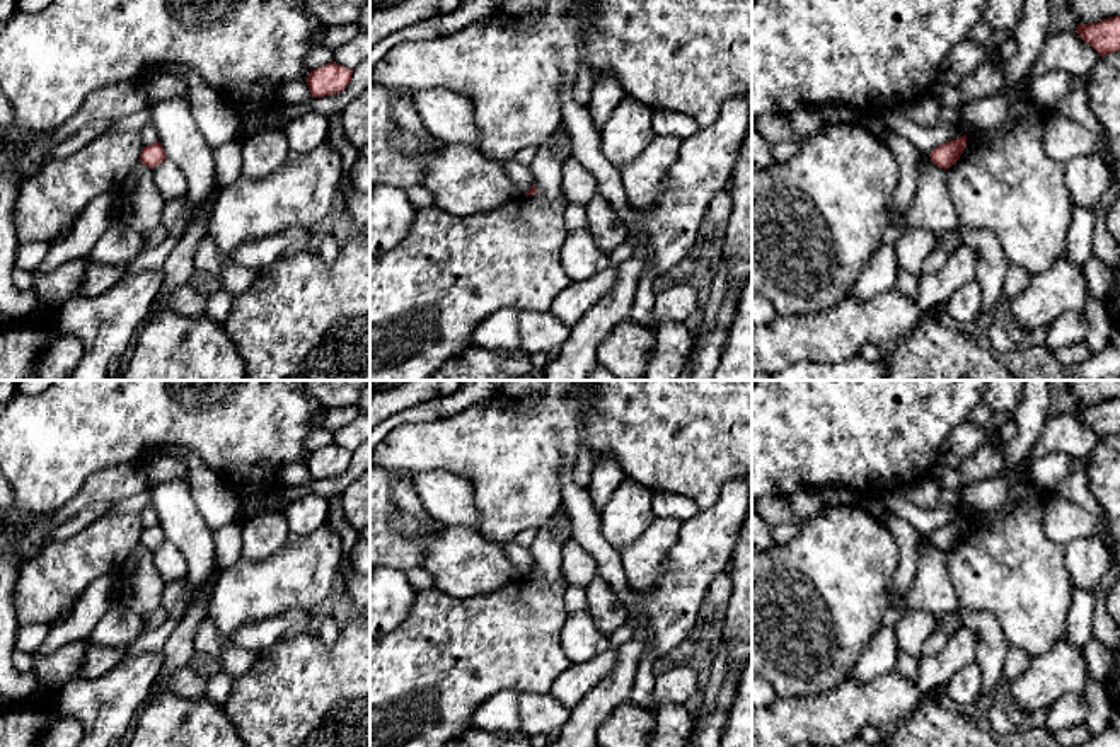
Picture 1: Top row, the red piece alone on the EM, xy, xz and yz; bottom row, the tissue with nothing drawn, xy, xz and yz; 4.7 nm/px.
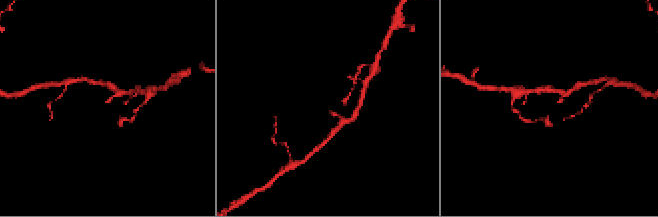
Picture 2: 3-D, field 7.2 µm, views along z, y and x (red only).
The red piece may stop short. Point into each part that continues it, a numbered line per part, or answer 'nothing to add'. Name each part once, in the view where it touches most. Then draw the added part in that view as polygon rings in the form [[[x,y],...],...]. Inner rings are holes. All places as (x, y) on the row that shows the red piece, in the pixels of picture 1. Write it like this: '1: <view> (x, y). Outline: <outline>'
nothing to add

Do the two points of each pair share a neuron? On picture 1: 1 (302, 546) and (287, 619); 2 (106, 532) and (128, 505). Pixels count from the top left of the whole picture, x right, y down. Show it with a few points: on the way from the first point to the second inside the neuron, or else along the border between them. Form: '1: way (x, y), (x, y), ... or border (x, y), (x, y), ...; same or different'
1: border (305, 611), (285, 609), (251, 625); different
2: border (109, 512), (138, 514); different

